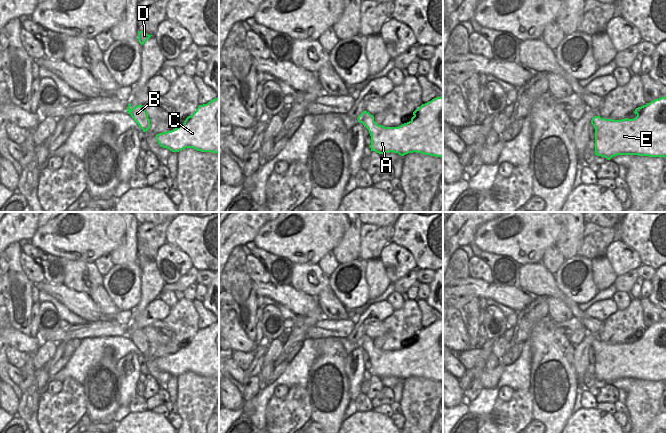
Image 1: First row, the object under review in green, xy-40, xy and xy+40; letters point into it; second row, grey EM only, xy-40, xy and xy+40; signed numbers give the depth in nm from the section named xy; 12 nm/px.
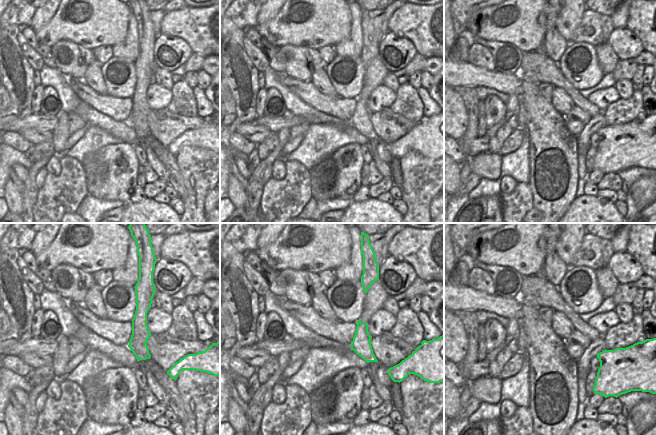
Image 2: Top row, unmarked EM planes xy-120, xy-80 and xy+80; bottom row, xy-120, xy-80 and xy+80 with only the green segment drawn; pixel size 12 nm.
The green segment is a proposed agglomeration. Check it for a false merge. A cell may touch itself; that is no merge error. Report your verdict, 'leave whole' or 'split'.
split

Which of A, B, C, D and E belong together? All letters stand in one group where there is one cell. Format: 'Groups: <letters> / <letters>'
Groups: A C E / B D.

